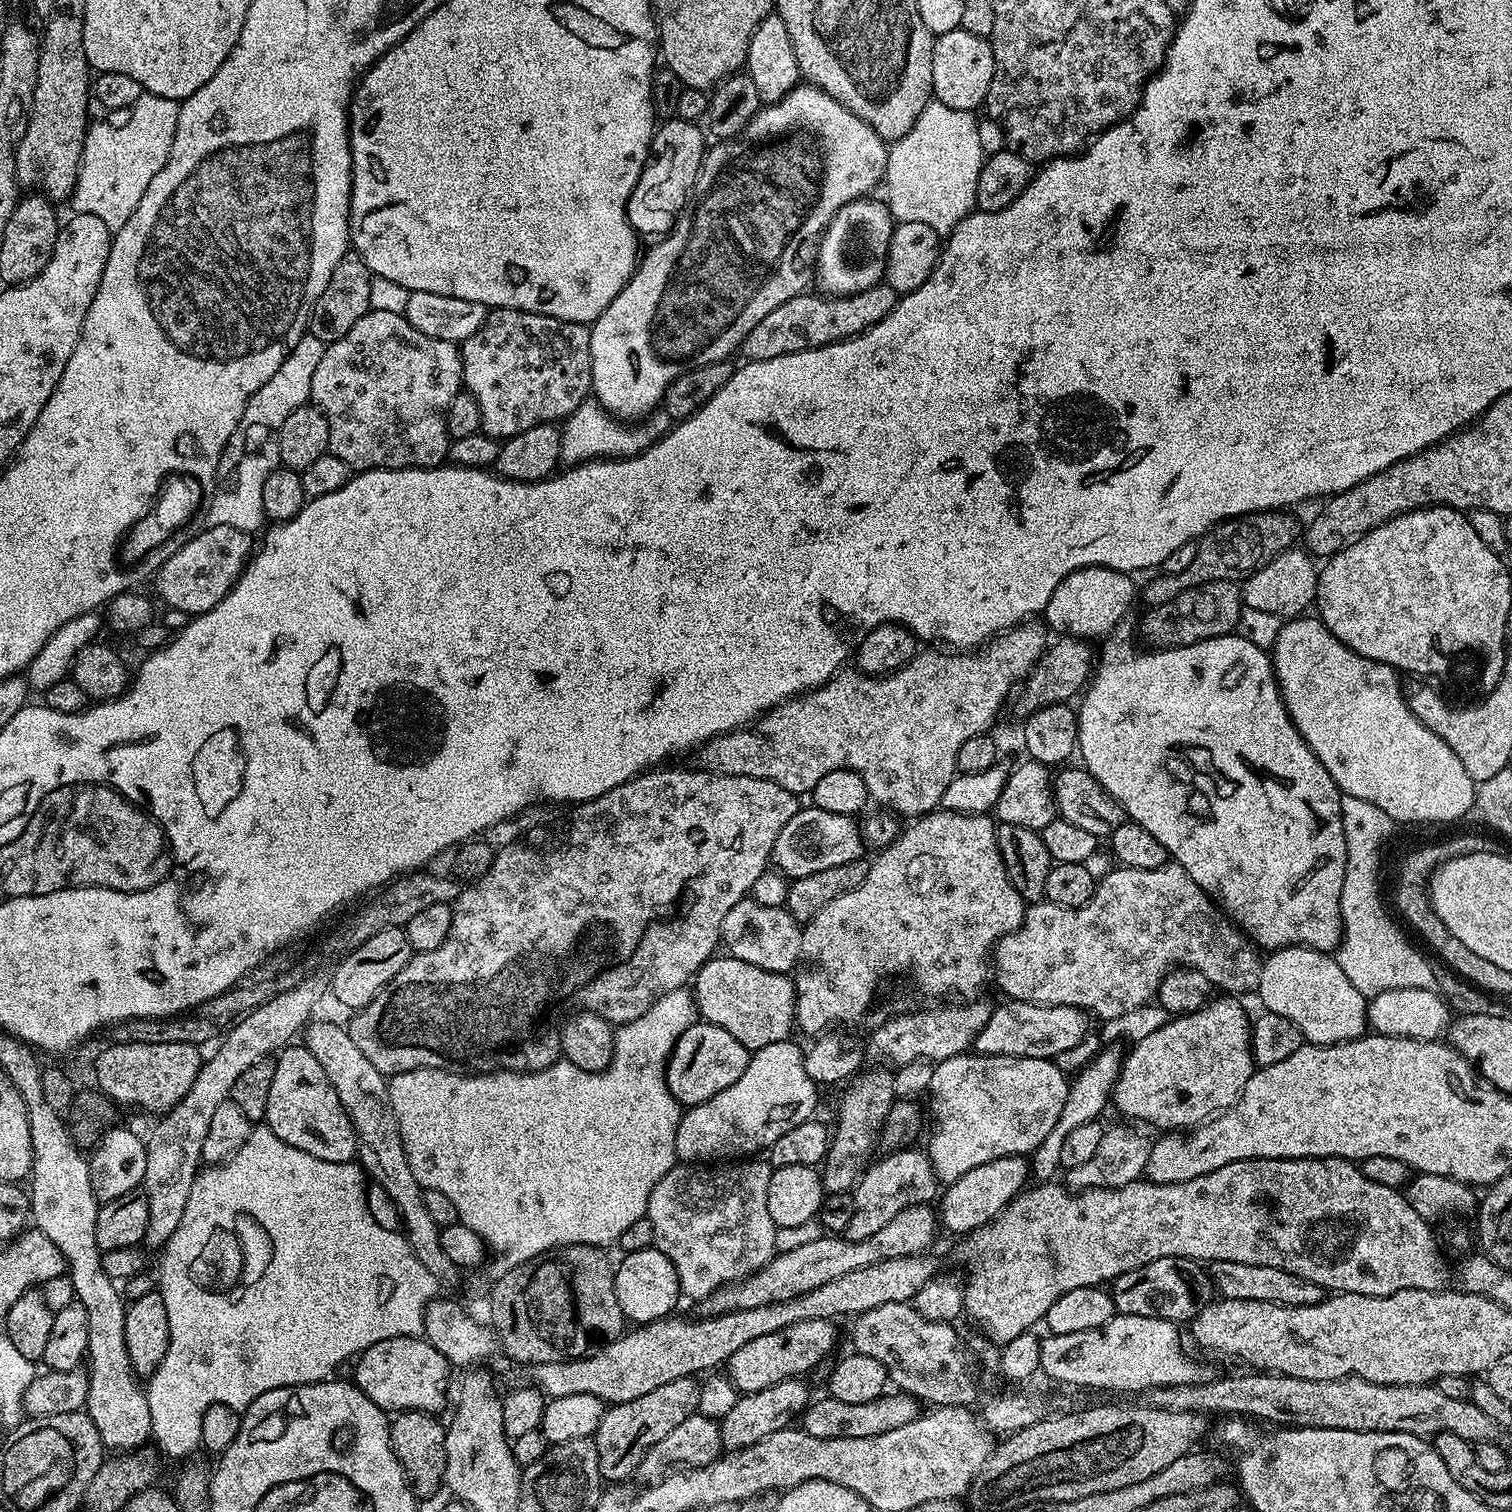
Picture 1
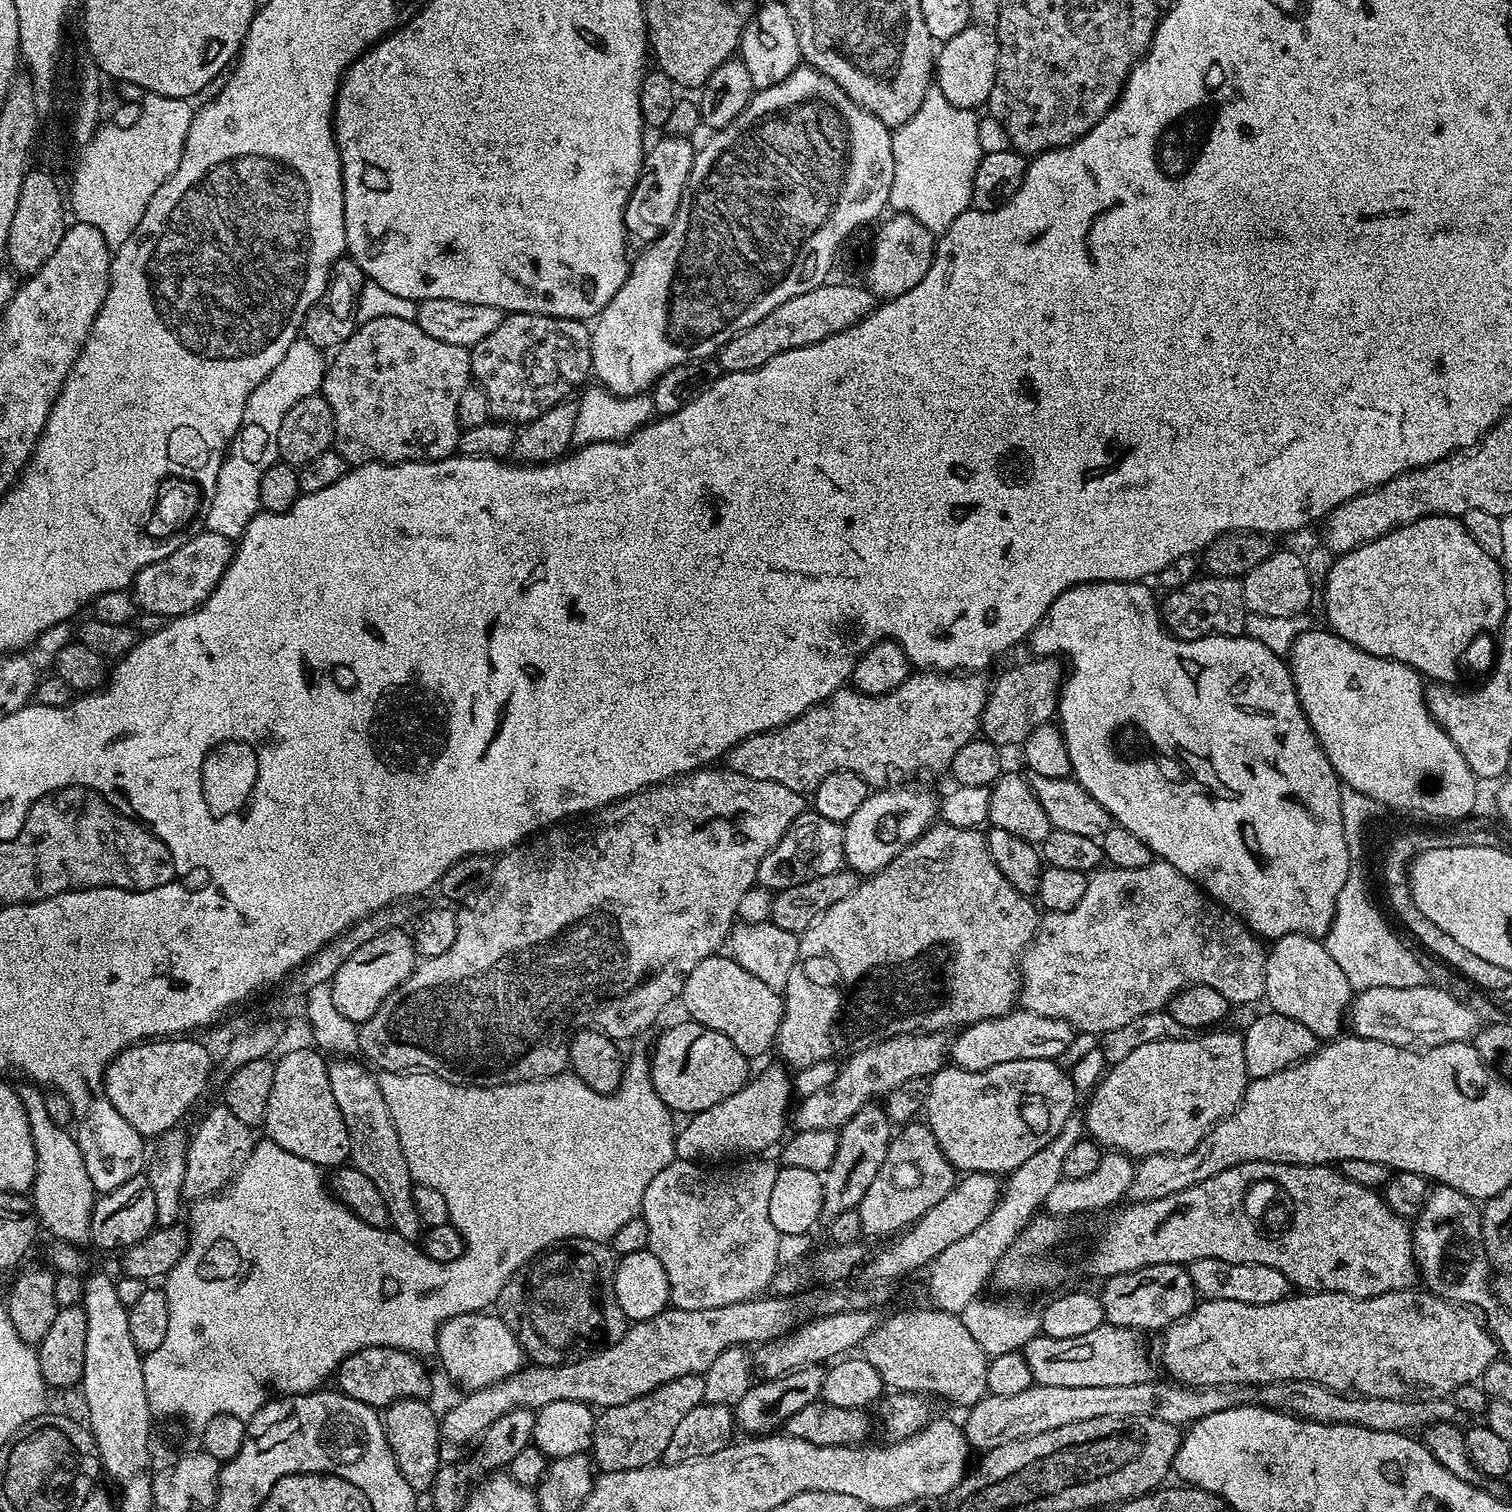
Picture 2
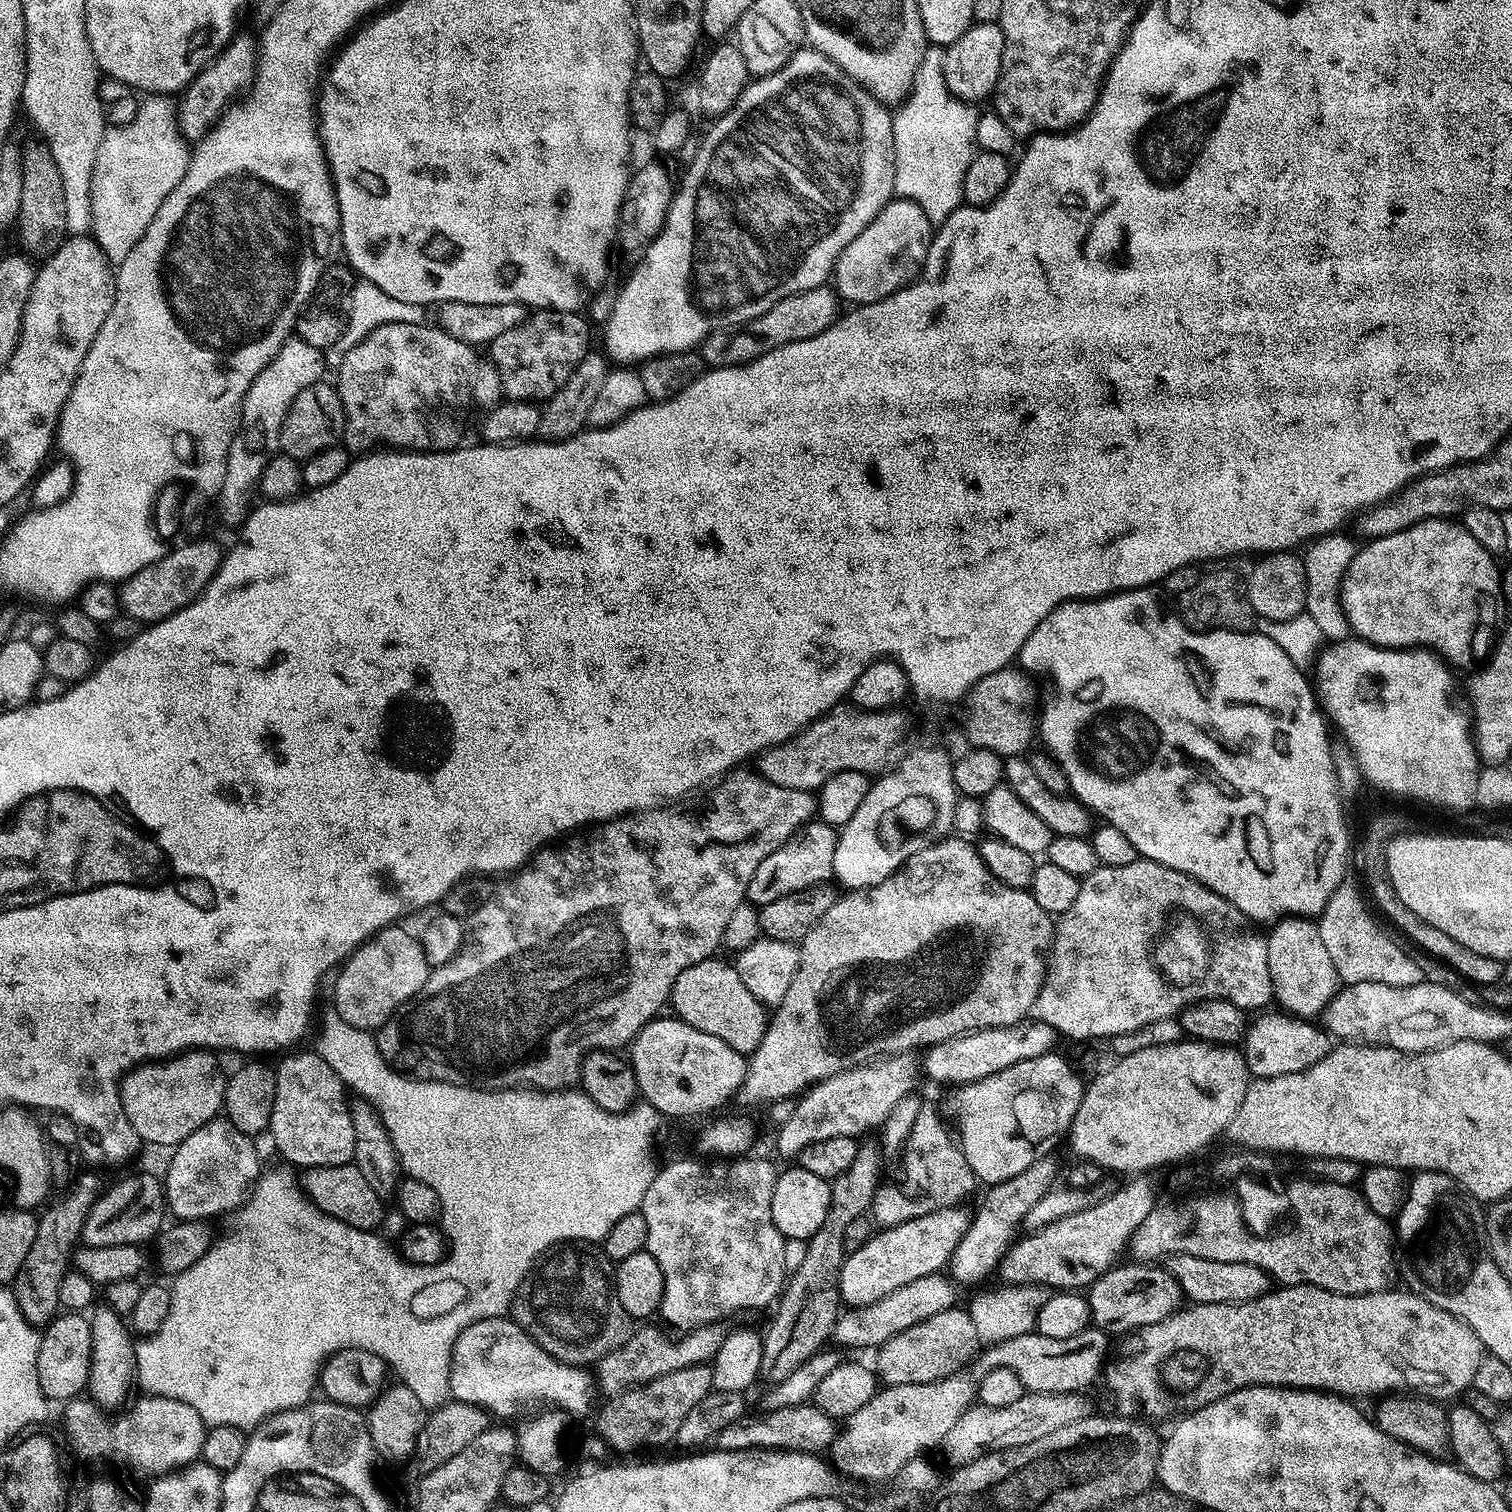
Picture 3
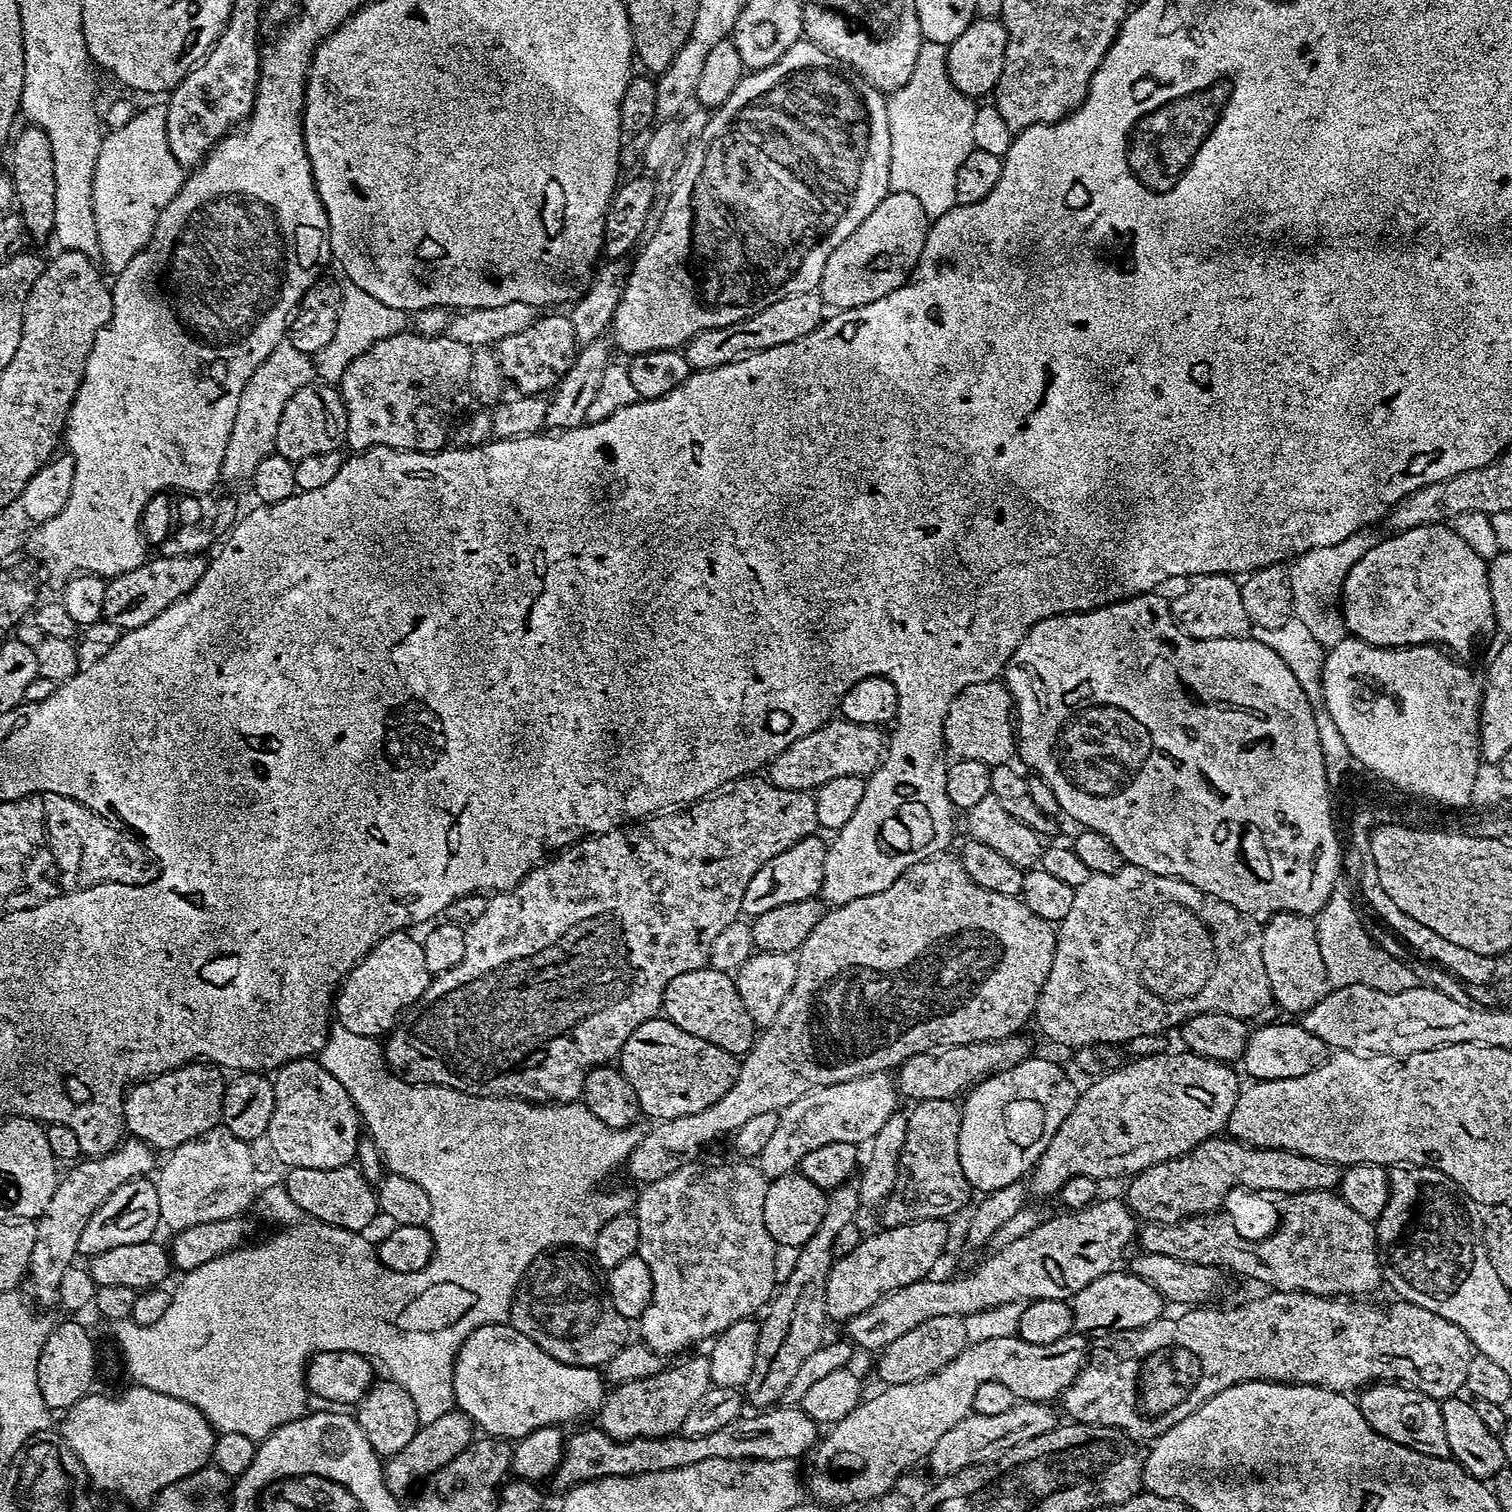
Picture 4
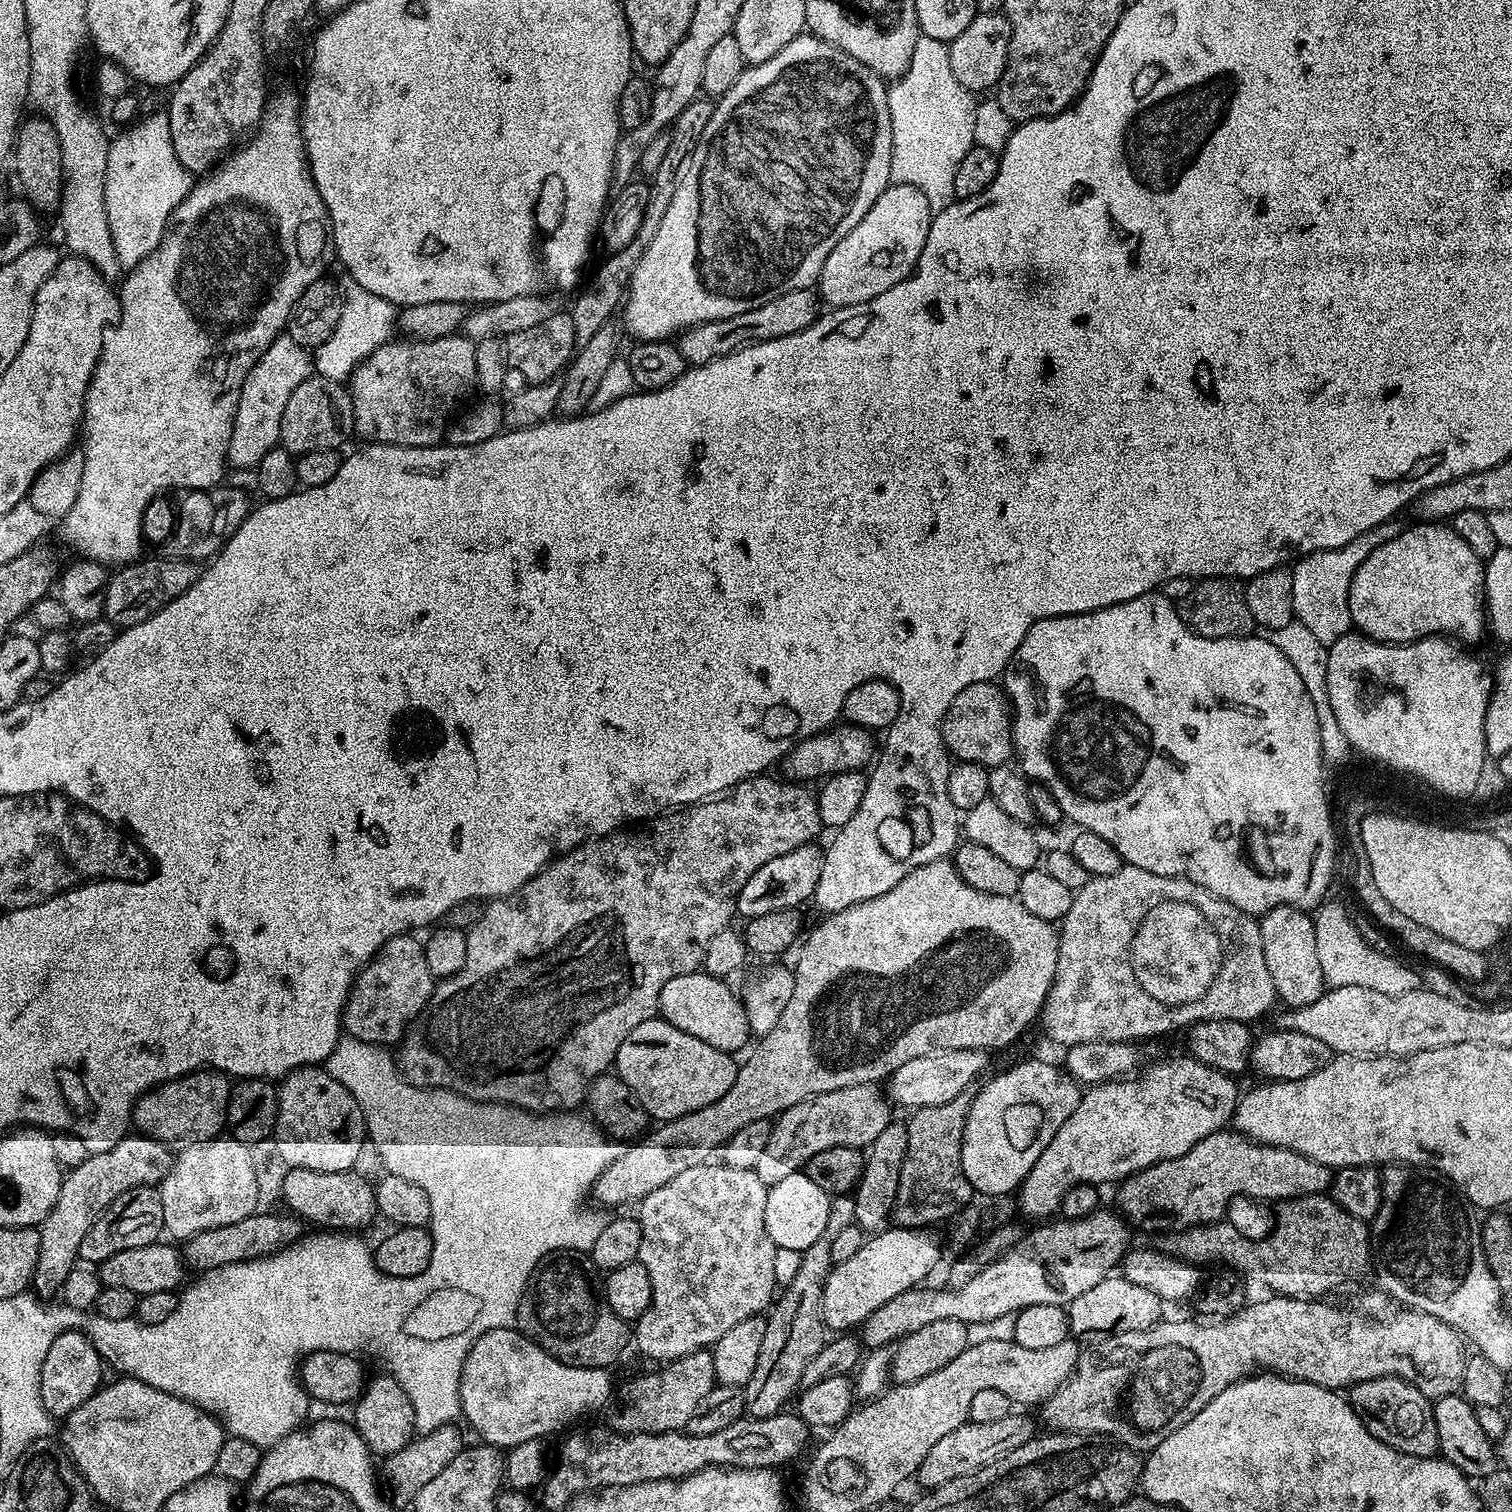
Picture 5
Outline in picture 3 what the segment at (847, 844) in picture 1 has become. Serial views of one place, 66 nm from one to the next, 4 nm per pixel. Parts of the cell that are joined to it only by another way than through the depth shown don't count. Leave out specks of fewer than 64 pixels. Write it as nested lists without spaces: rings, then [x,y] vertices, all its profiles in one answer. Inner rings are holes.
[[[819,818],[803,824],[785,844],[770,854],[770,858],[762,862],[762,866],[758,866],[758,870],[754,870],[748,887],[747,903],[763,906],[774,902],[774,898],[813,888],[816,884],[829,883],[833,879],[837,835],[837,829],[833,825],[826,824]]]

